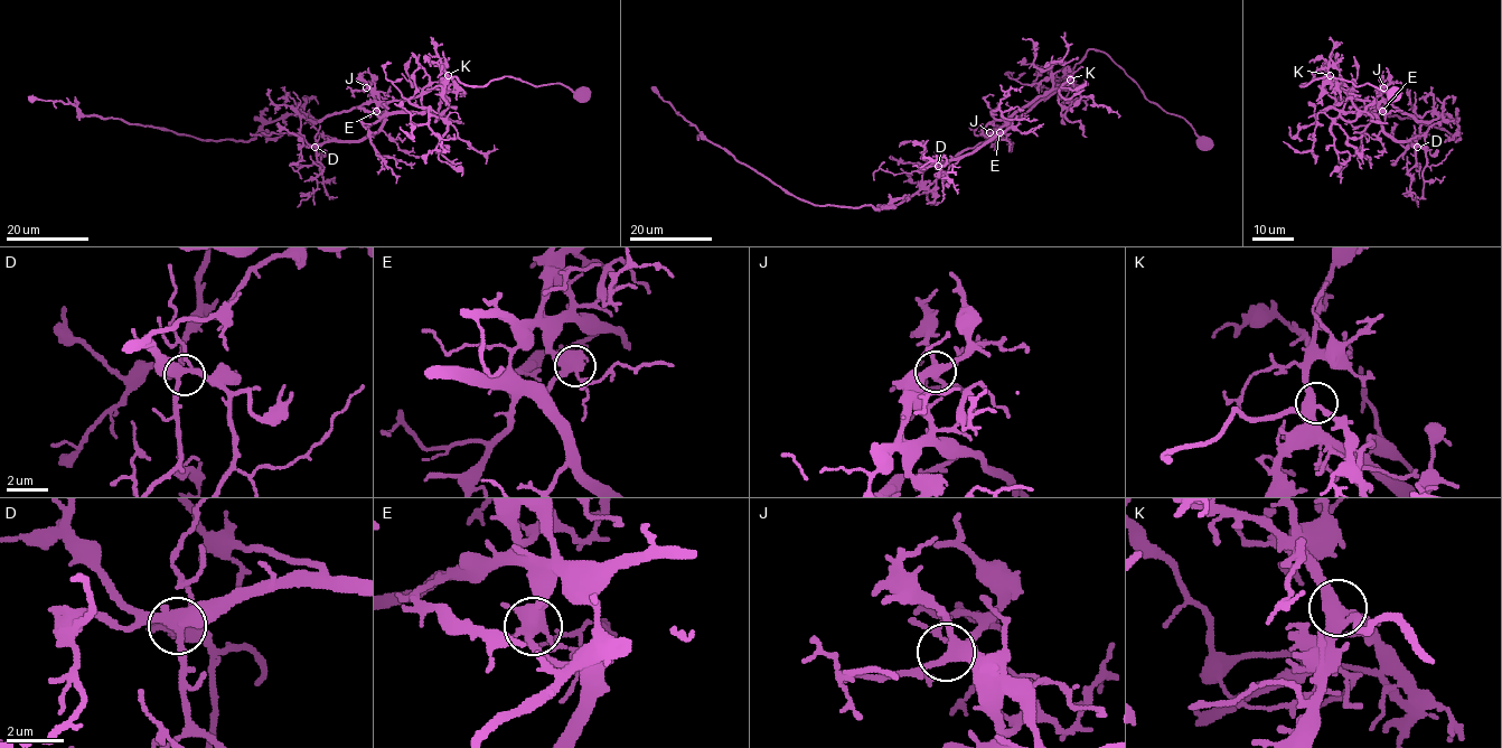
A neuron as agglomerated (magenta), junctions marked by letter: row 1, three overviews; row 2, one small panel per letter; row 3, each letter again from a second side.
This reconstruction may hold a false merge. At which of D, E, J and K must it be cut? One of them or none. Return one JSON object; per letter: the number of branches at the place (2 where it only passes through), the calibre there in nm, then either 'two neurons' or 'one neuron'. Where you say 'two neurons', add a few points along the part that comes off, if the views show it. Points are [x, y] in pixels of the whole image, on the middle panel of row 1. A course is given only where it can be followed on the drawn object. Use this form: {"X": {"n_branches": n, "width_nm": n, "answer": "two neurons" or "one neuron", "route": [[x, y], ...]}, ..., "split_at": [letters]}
{"D": {"n_branches": 5, "width_nm": 360, "answer": "one neuron"}, "E": {"n_branches": 5, "width_nm": 460, "answer": "two neurons", "route": [[1000, 132], [998, 129], [1005, 127], [970, 152], [922, 170], [920, 164], [891, 157]]}, "J": {"n_branches": 5, "width_nm": 380, "answer": "one neuron"}, "K": {"n_branches": 4, "width_nm": 400, "answer": "one neuron"}, "split_at": ["E"]}

